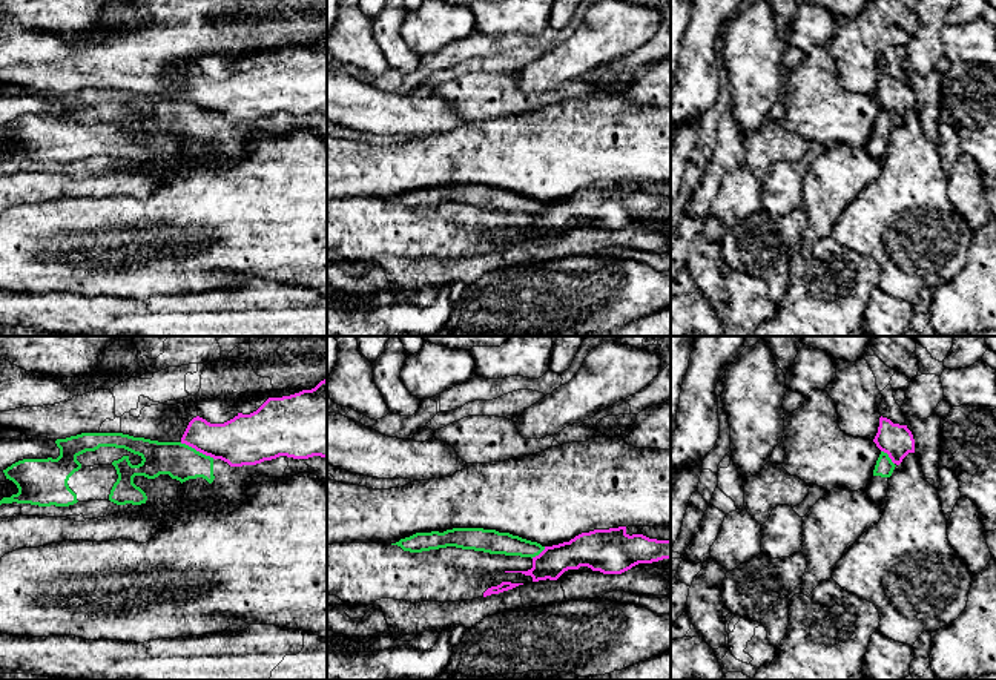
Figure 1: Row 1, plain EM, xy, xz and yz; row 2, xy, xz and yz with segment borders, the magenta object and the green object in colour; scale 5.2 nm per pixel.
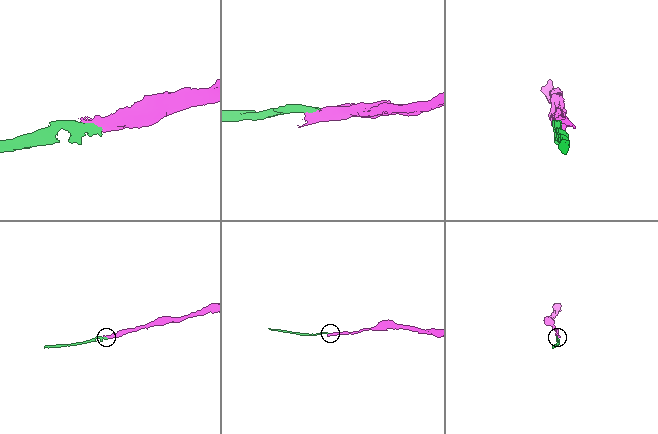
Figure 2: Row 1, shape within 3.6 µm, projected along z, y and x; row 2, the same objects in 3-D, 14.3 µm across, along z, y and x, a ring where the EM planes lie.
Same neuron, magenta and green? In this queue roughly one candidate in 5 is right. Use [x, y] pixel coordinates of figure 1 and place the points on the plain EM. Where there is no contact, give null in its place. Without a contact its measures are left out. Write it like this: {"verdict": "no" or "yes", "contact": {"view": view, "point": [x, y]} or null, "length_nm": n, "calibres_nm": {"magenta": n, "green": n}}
{"verdict": "no", "contact": {"view": "xy", "point": [197, 106]}, "length_nm": 200, "calibres_nm": {"magenta": 260, "green": 190}}

